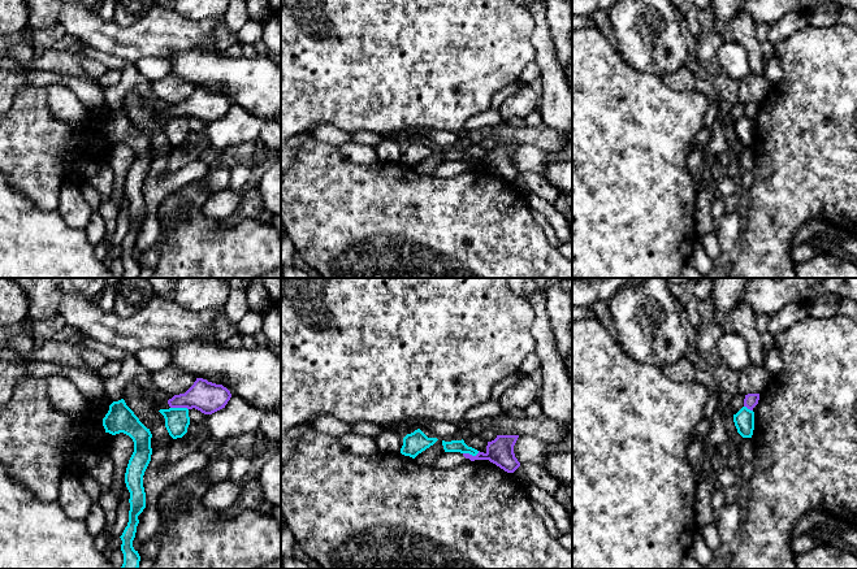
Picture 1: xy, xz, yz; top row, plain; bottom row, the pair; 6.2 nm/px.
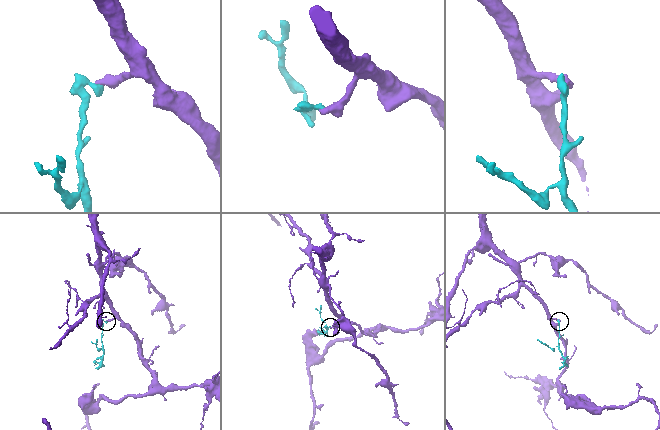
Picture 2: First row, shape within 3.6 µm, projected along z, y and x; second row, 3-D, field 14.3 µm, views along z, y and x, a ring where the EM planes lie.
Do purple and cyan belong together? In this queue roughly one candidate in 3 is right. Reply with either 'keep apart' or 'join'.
keep apart

